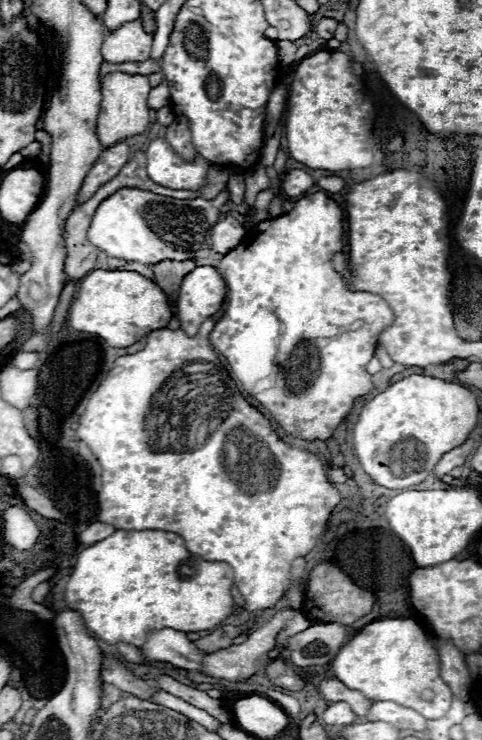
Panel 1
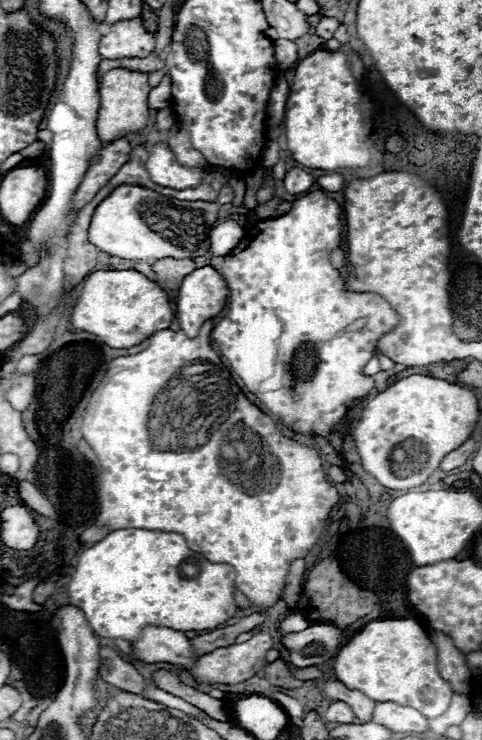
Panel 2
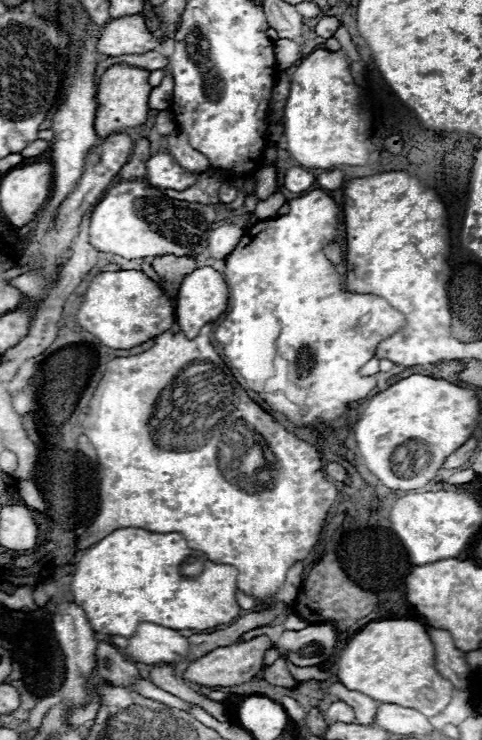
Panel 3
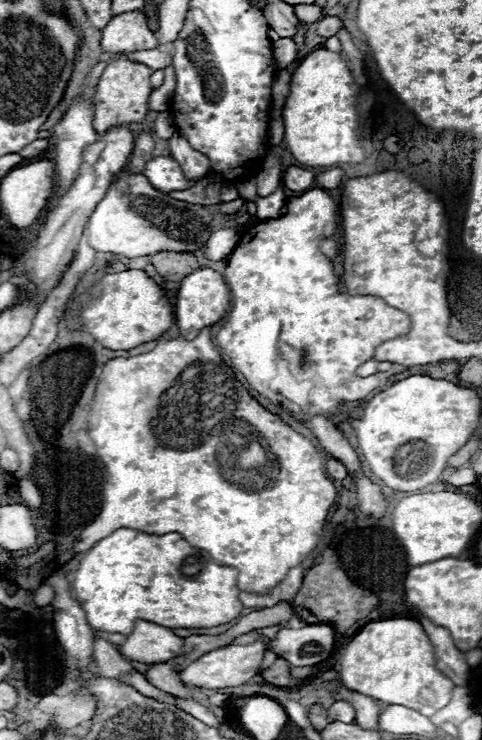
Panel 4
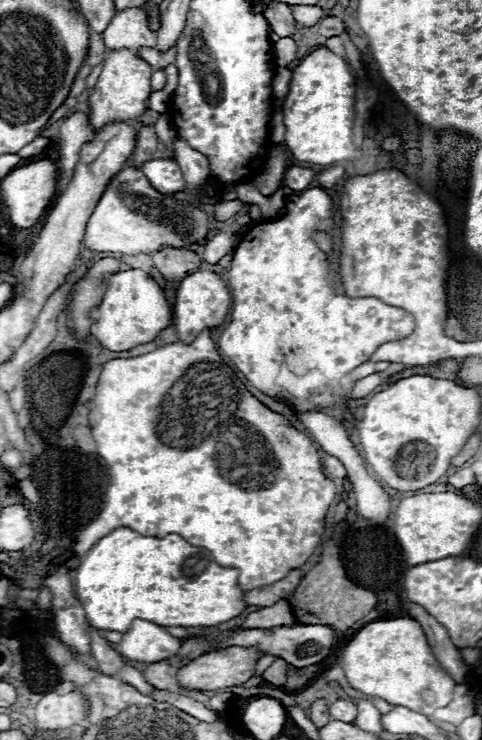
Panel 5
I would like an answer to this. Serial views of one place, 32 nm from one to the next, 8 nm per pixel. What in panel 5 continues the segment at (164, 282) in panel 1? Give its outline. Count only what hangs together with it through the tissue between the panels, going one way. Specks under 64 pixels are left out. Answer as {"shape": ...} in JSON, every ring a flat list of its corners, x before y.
{"shape":[[166,248,166,250,152,254,152,260,154,260,154,266,158,268,158,272,166,278,166,282,170,286,182,282,182,278,196,272,200,266,200,258,192,250]]}

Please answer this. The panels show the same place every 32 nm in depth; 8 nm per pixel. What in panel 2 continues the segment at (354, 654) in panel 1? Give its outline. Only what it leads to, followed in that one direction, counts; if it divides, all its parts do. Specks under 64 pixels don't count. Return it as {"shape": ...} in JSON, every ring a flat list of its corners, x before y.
{"shape":[[374,620,368,622,336,656,334,660,336,678,350,690,360,690,376,702,398,702,424,714,426,718,438,718,446,712,452,700,452,688,438,674,436,646,426,636,424,628,416,620]]}

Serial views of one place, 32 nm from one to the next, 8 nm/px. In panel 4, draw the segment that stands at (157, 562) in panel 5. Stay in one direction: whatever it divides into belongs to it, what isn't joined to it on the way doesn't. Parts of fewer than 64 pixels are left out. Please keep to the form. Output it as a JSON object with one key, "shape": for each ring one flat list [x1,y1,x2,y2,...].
{"shape":[[118,528,82,556,72,594,96,632,128,636,136,620,166,628,212,628,240,616,236,578,236,568,216,564,204,550,192,548,176,532,156,536]]}

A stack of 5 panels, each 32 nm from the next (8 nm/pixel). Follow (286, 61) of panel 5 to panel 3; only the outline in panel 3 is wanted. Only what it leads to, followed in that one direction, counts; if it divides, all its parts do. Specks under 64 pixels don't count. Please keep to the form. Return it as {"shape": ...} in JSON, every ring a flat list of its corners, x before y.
{"shape":[[288,38,274,40,274,54,276,54,276,62,278,62,280,70,286,70,300,60,300,50,298,50,296,42,292,42]]}

